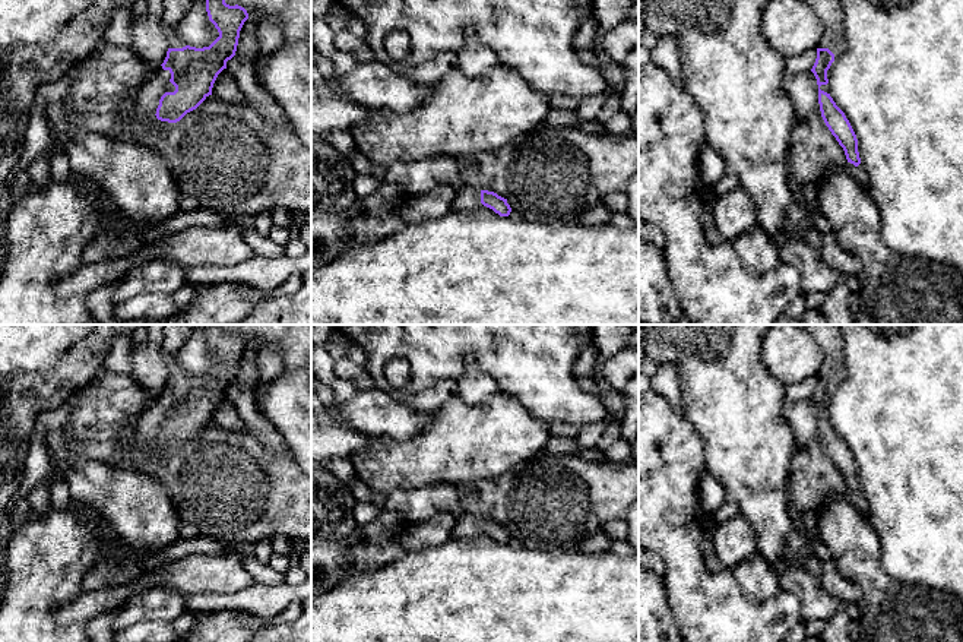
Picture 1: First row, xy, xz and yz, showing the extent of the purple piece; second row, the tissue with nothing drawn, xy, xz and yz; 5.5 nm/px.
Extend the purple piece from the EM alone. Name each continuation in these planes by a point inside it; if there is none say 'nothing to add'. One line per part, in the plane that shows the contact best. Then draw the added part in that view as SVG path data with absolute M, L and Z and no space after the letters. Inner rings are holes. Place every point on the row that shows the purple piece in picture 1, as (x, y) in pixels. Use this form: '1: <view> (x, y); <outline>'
1: xy (148, 98); M159 66L153 76L140 88L137 94L137 107L142 116L155 116L161 97L165 92L175 91L170 79L170 70L164 70L162 66Z

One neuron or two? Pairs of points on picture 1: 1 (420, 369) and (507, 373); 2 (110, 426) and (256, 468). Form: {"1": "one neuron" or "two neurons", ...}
{"1": "one neuron", "2": "one neuron"}

